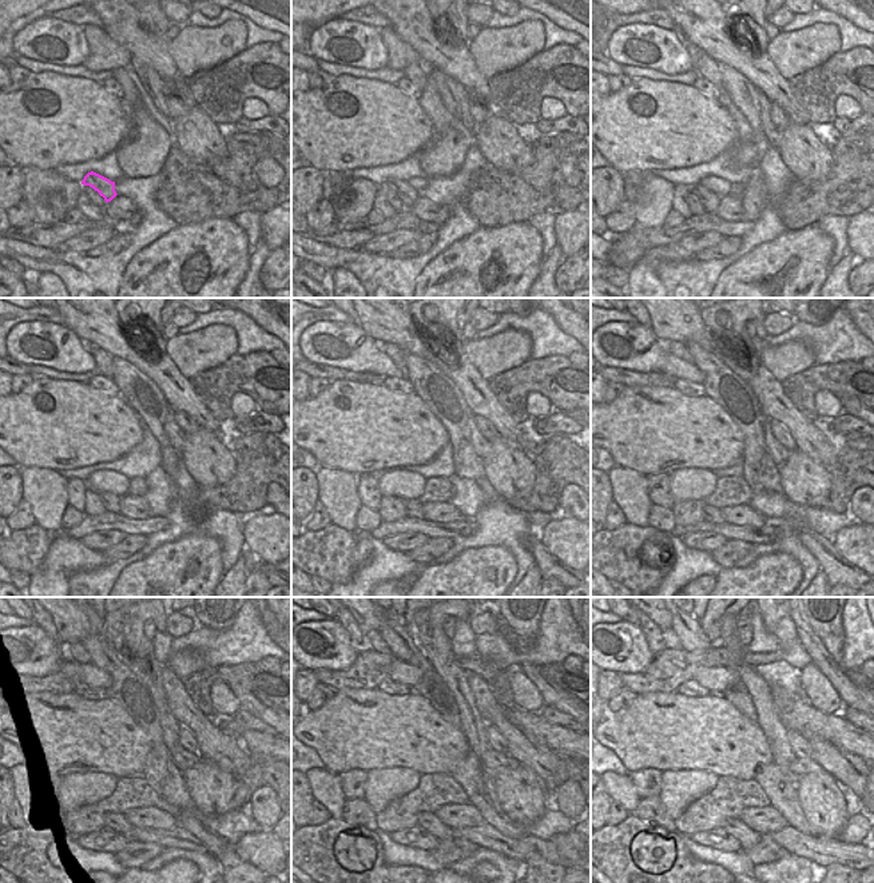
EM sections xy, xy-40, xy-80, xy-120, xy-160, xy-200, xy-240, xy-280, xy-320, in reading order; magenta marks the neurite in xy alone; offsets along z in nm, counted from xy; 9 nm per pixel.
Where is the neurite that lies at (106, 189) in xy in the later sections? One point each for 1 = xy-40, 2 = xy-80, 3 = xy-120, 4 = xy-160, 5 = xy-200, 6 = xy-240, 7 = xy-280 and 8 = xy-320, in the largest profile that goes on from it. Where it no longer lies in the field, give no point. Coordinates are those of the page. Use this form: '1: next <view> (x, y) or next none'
1: next xy-40 (408, 195)
2: next xy-80 (710, 201)
3: next xy-120 (111, 502)
4: next xy-160 (413, 508)
5: next xy-200 (710, 513)
6: next xy-240 (118, 822)
7: next xy-280 (429, 822)
8: next xy-320 (749, 838)

